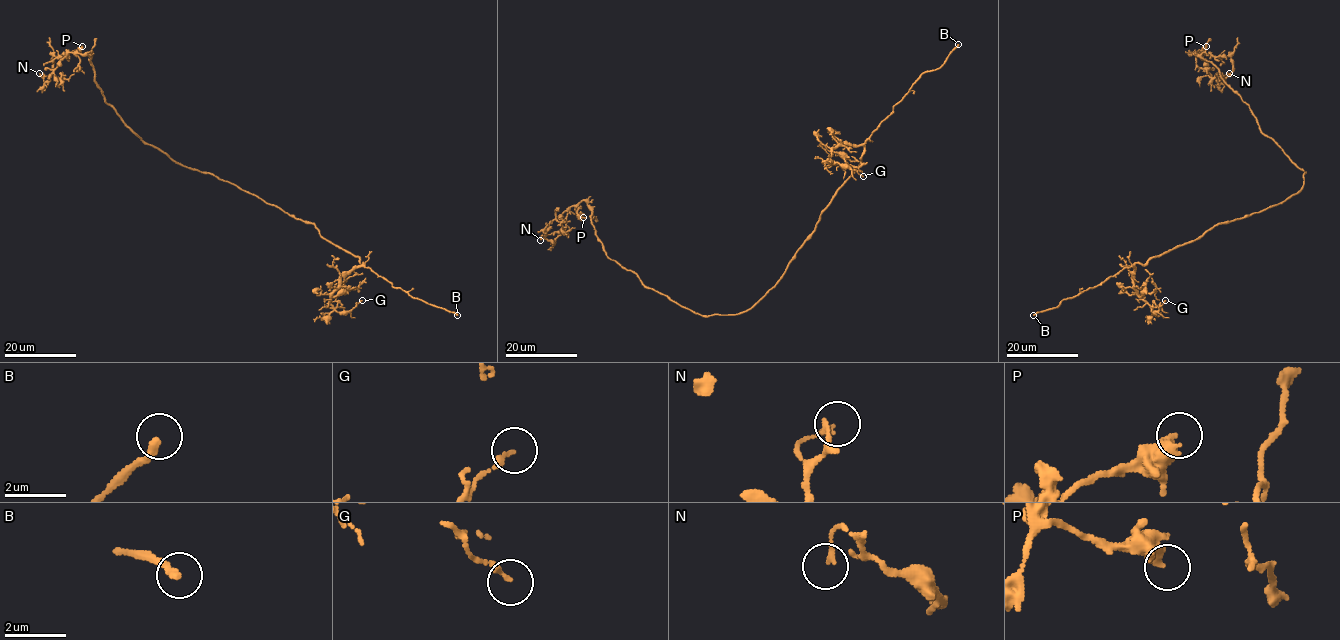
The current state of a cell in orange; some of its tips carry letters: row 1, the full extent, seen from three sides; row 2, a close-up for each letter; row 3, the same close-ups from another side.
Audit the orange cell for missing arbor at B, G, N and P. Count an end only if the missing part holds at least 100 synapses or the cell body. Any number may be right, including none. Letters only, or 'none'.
B

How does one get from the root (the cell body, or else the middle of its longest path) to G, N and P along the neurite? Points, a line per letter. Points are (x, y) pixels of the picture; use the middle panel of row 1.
G: (756, 303), (858, 166), (864, 147), (838, 144), (832, 149), (833, 161), (863, 176)
N: (756, 303), (736, 314), (701, 315), (647, 288), (635, 273), (607, 255), (584, 200), (554, 219), (540, 240)
P: (756, 303), (710, 315), (681, 306), (607, 255), (582, 200), (569, 211), (583, 217)

